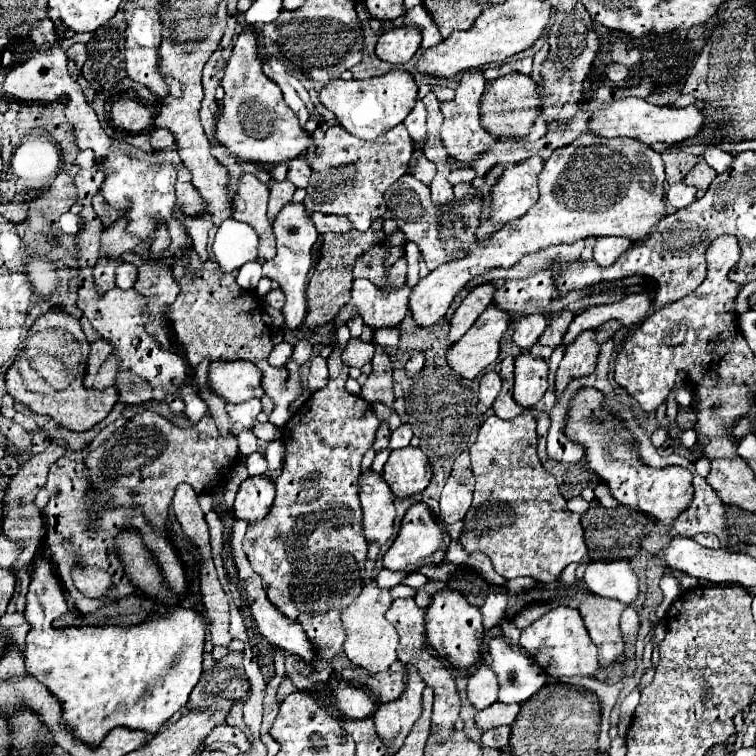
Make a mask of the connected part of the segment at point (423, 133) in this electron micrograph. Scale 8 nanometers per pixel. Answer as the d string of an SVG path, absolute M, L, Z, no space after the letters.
M421 100L415 104L415 108L409 112L409 116L403 120L411 140L415 146L423 146L427 142L427 126L425 126L425 106Z

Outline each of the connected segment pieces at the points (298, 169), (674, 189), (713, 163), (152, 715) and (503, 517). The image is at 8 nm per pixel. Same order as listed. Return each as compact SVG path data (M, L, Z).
M293 158L289 162L289 174L287 178L297 186L297 188L307 188L311 176L311 166L305 158Z
M683 182L671 184L669 190L667 190L667 194L665 194L667 206L673 206L673 208L685 208L685 206L689 206L693 200L695 200L695 188L689 188L689 186L683 184Z
M709 148L709 150L703 154L703 158L705 158L705 162L707 162L711 168L715 168L719 174L723 174L723 172L731 166L731 162L733 162L733 156L731 156L731 154L727 154L727 152L723 152L723 150L717 150L717 148Z
M137 528L121 530L113 540L131 584L153 598L163 612L133 626L95 626L95 632L29 630L23 660L27 672L43 682L63 704L63 722L73 734L97 746L115 726L157 734L159 728L181 710L201 676L201 656L207 622L195 606L185 606L187 594L169 590L157 558L143 544Z
M533 414L511 420L489 416L479 430L477 442L471 446L471 468L475 478L473 506L463 518L465 526L457 540L467 554L487 554L495 572L507 580L531 576L545 584L555 582L567 564L589 560L589 548L585 544L579 514L567 510L567 500L561 496L555 476L547 474L537 458L537 432Z

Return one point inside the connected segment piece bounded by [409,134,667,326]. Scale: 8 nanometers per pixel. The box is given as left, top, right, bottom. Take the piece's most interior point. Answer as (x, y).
(596, 186)

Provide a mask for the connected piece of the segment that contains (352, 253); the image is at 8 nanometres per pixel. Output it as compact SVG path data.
M353 228L343 234L333 232L333 234L323 236L321 258L319 258L319 264L315 266L315 274L307 286L307 316L305 316L305 324L301 326L303 332L311 332L317 326L323 326L331 318L335 318L341 304L345 304L349 300L349 292L351 292L351 284L353 284L351 268L355 264L355 258L361 256L361 252L369 250L377 240L381 240L381 236L385 236L385 232L383 230L375 232L373 228L369 228L367 232L359 232Z

